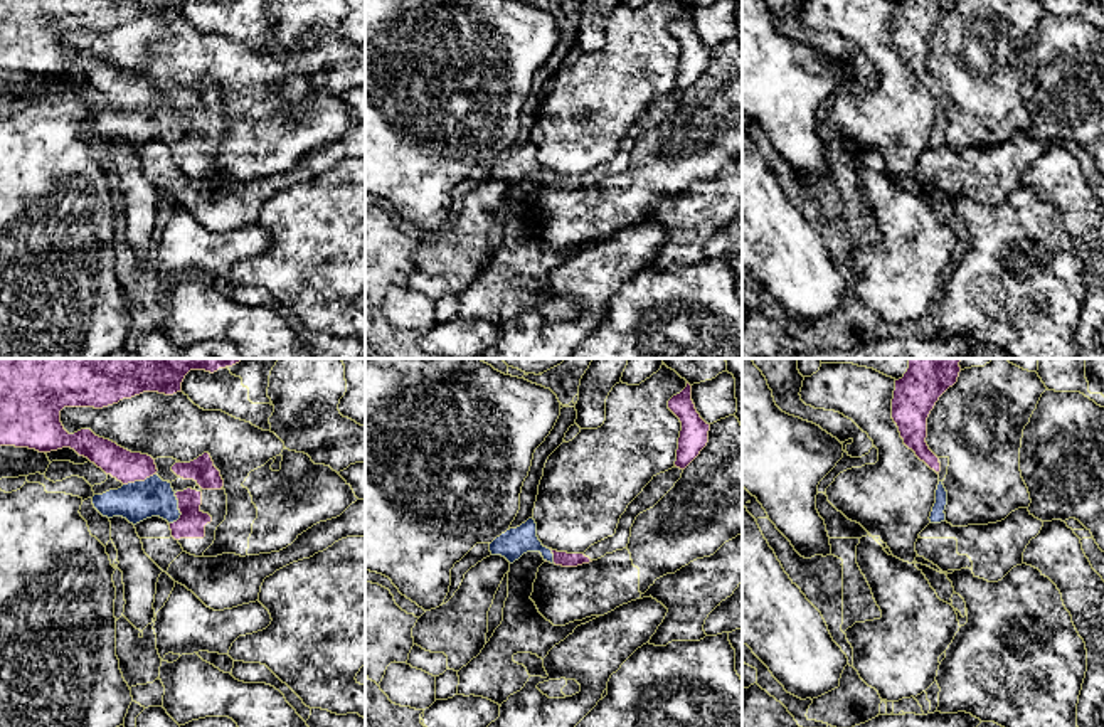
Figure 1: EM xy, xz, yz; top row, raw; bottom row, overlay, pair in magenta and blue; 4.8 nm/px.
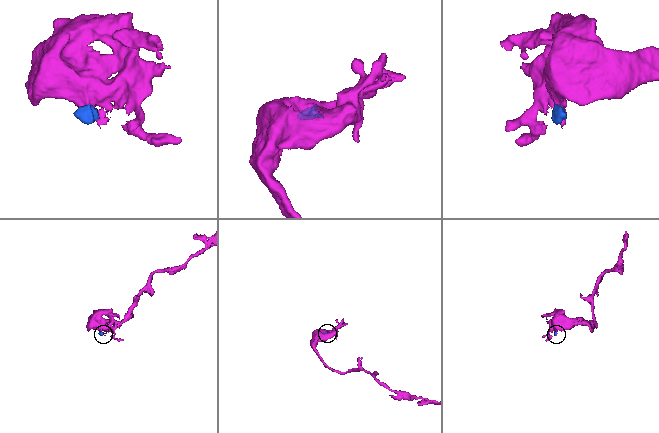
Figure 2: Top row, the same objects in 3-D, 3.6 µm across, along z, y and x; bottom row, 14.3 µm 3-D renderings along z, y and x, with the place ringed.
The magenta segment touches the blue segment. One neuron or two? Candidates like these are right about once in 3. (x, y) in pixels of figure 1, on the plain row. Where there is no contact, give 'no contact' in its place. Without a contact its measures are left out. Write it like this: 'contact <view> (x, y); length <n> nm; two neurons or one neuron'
contact xy (179, 132); length 160 nm; one neuron

